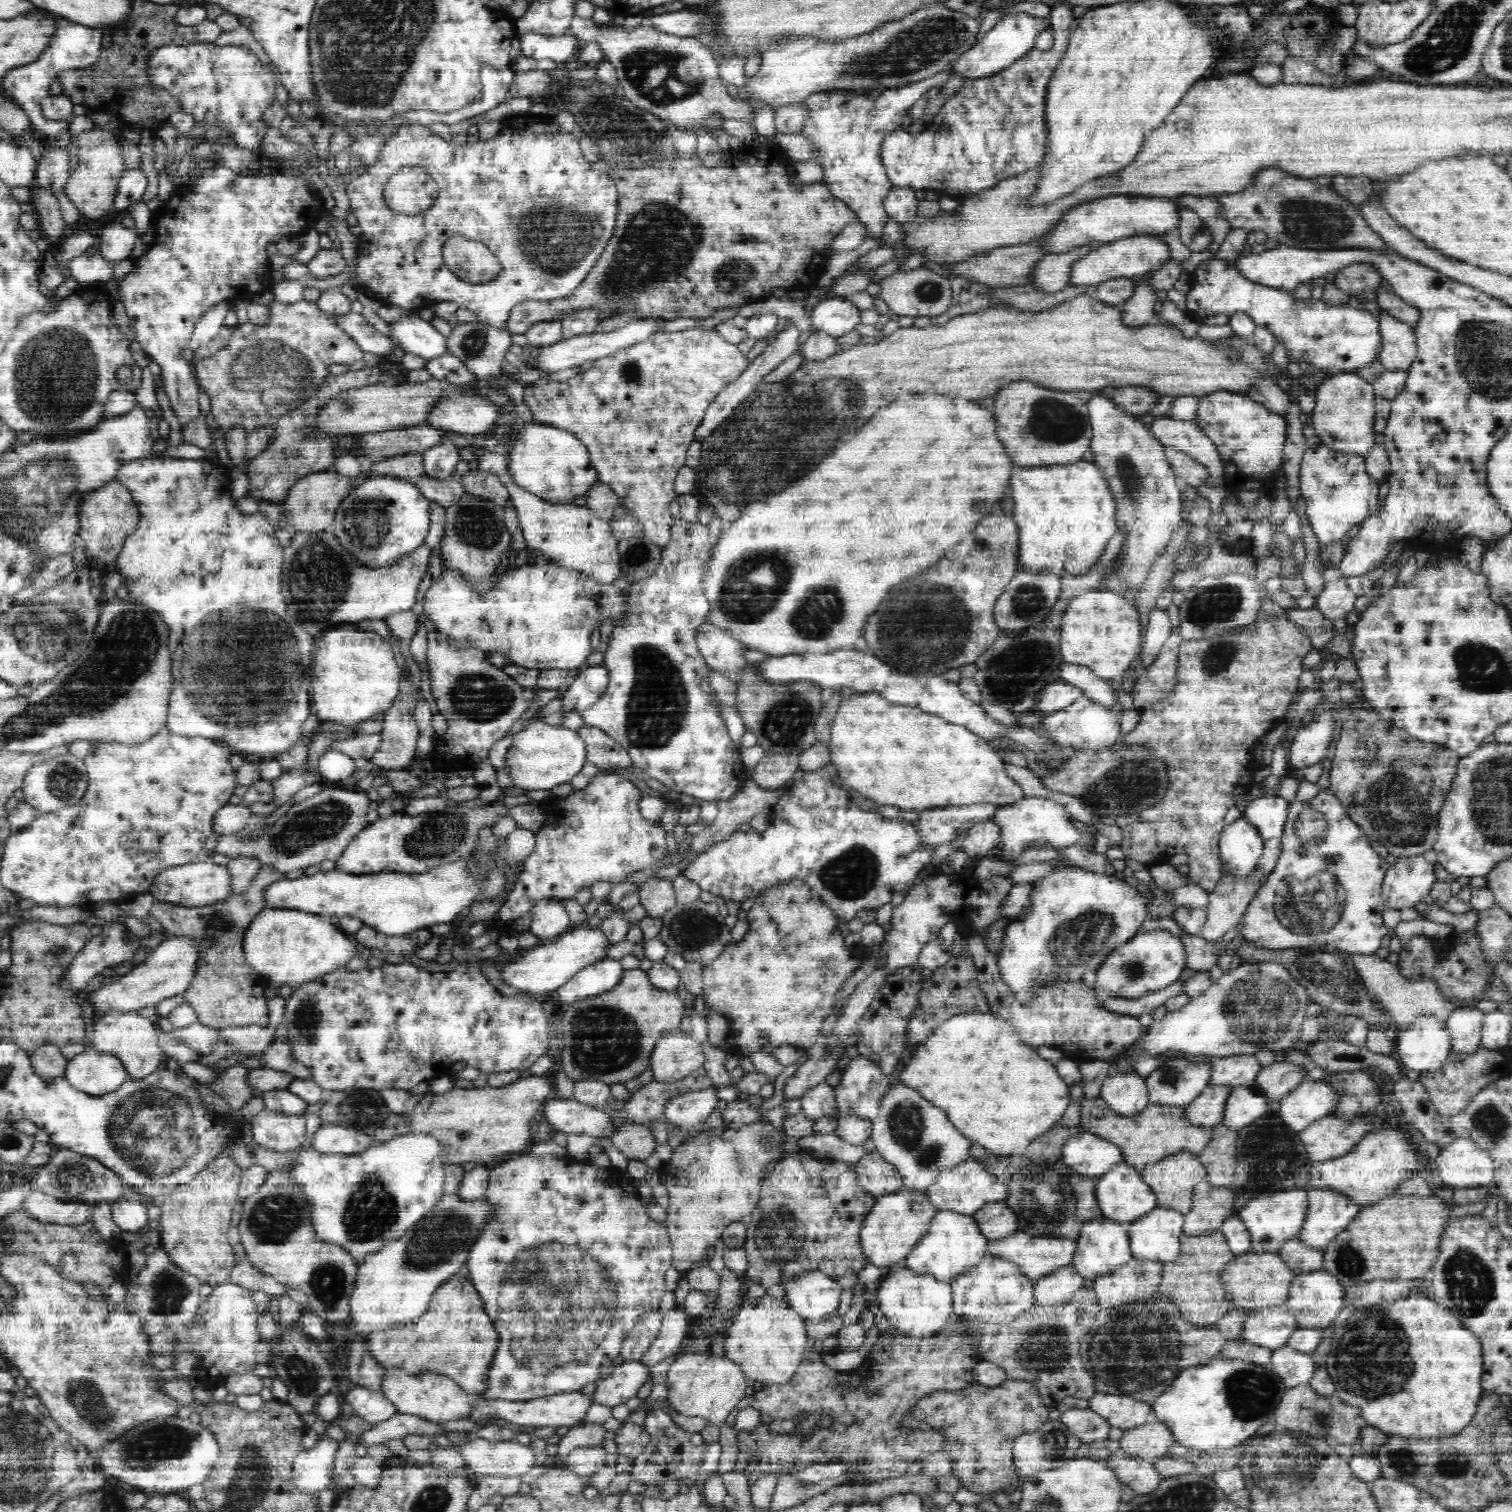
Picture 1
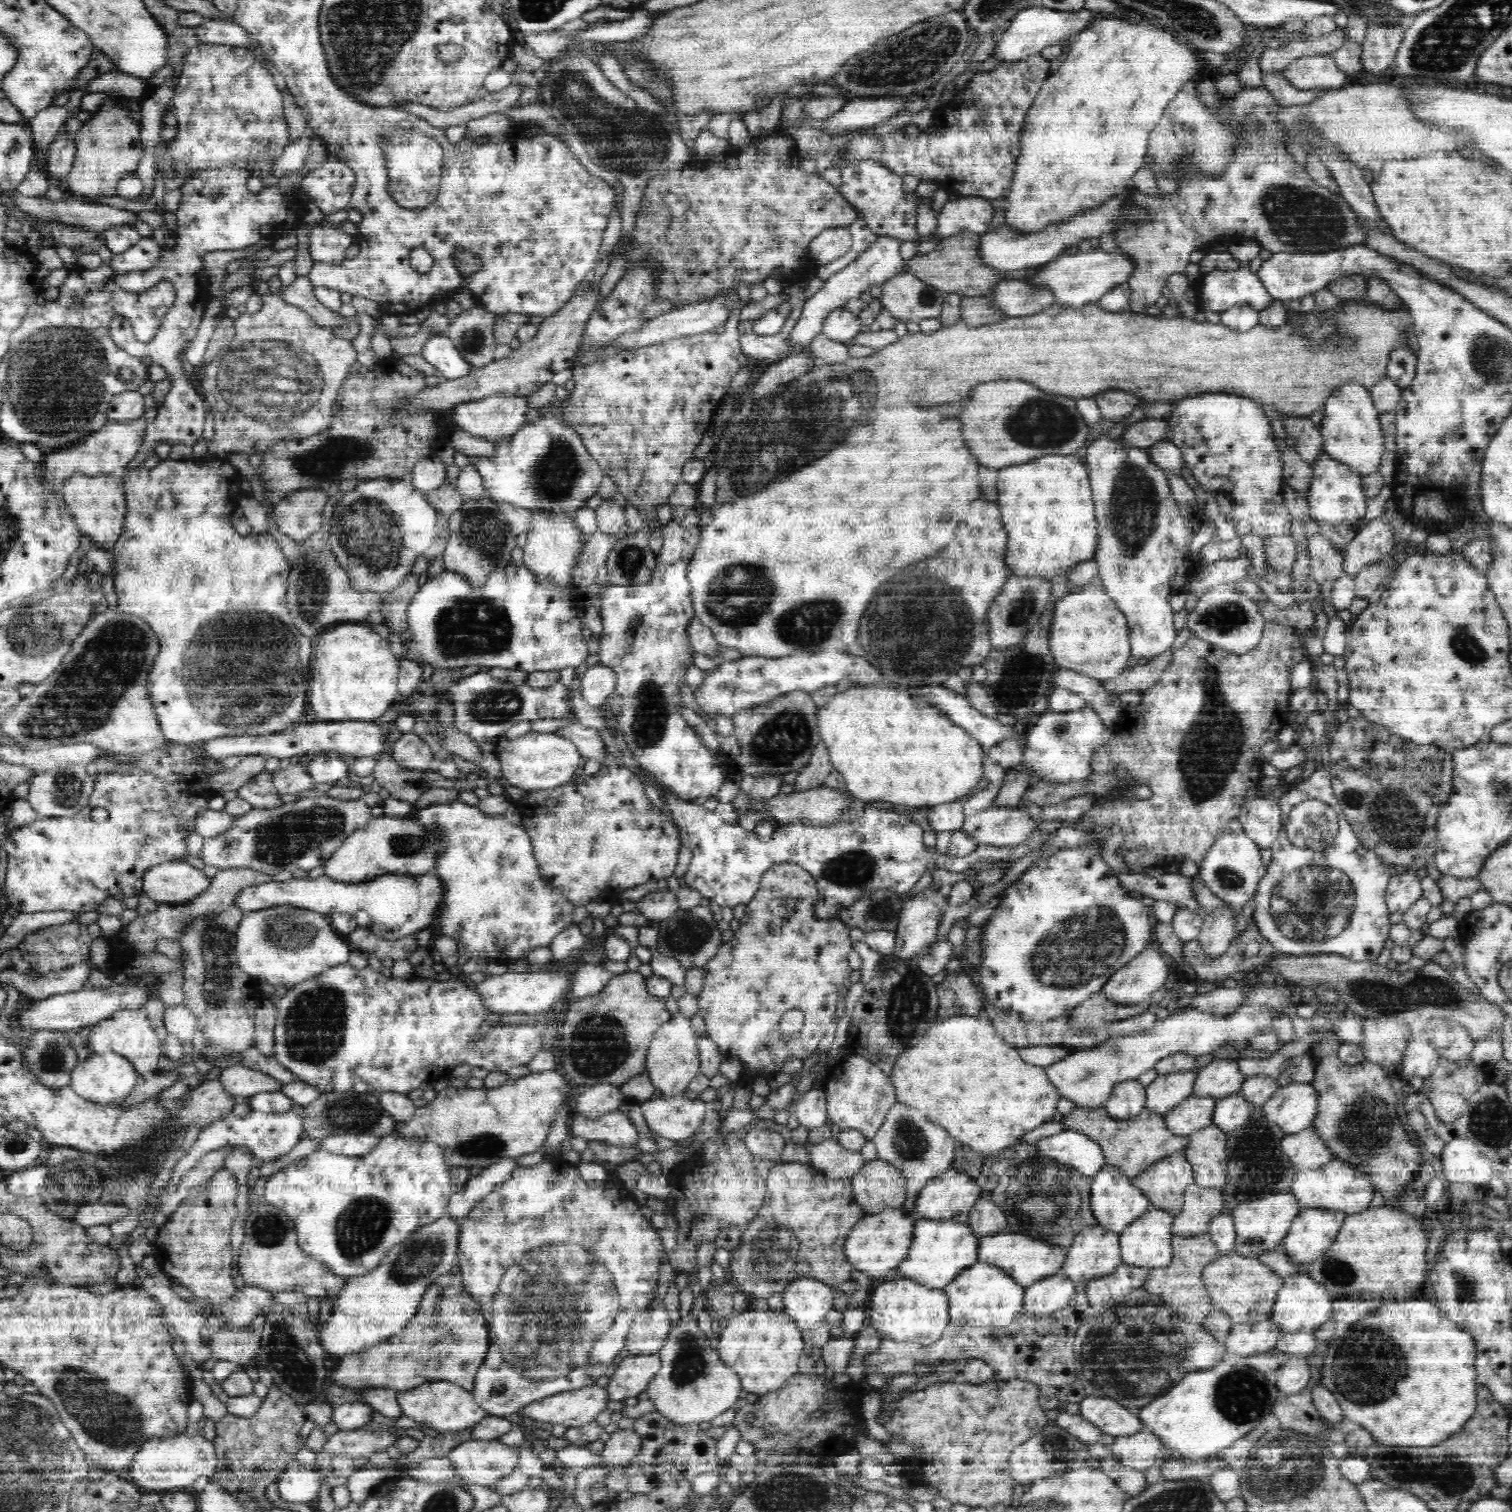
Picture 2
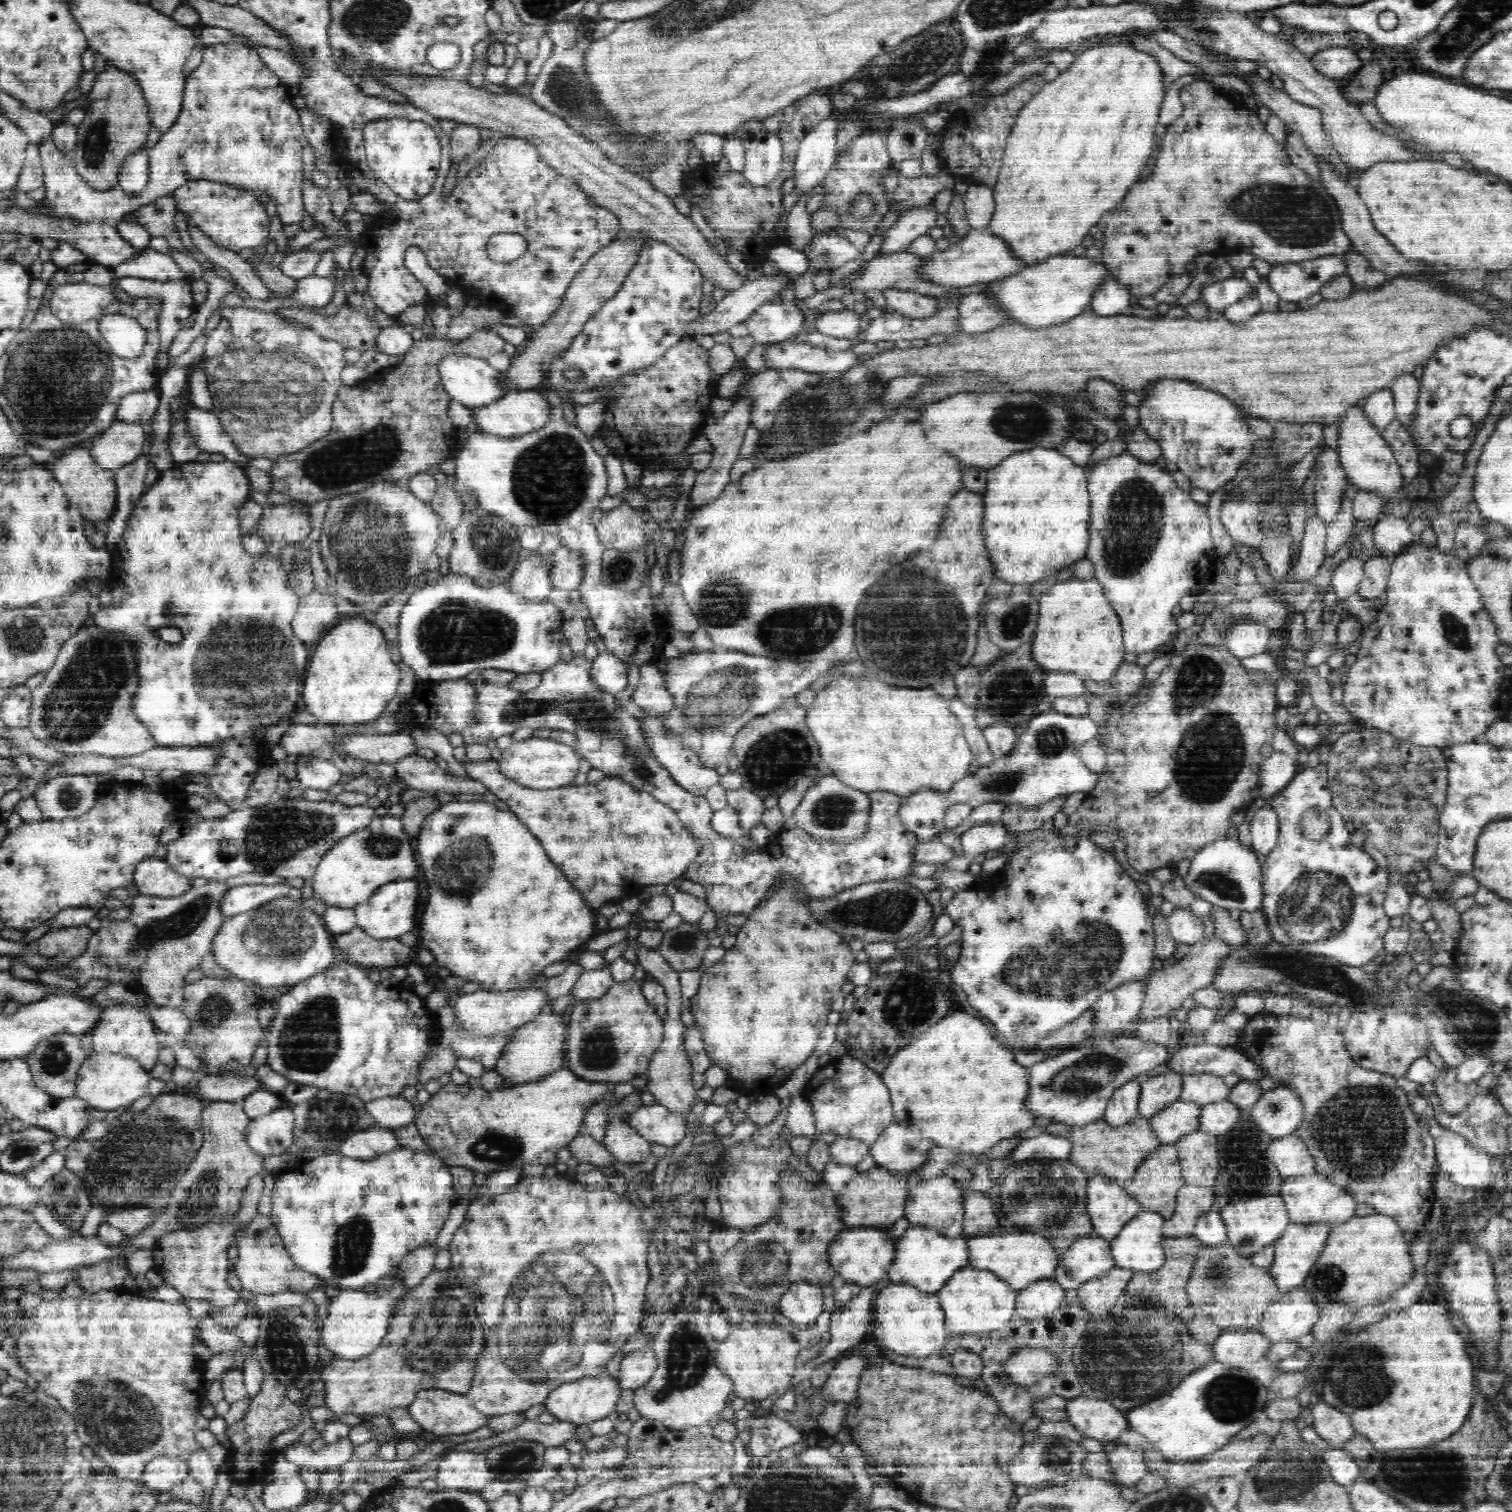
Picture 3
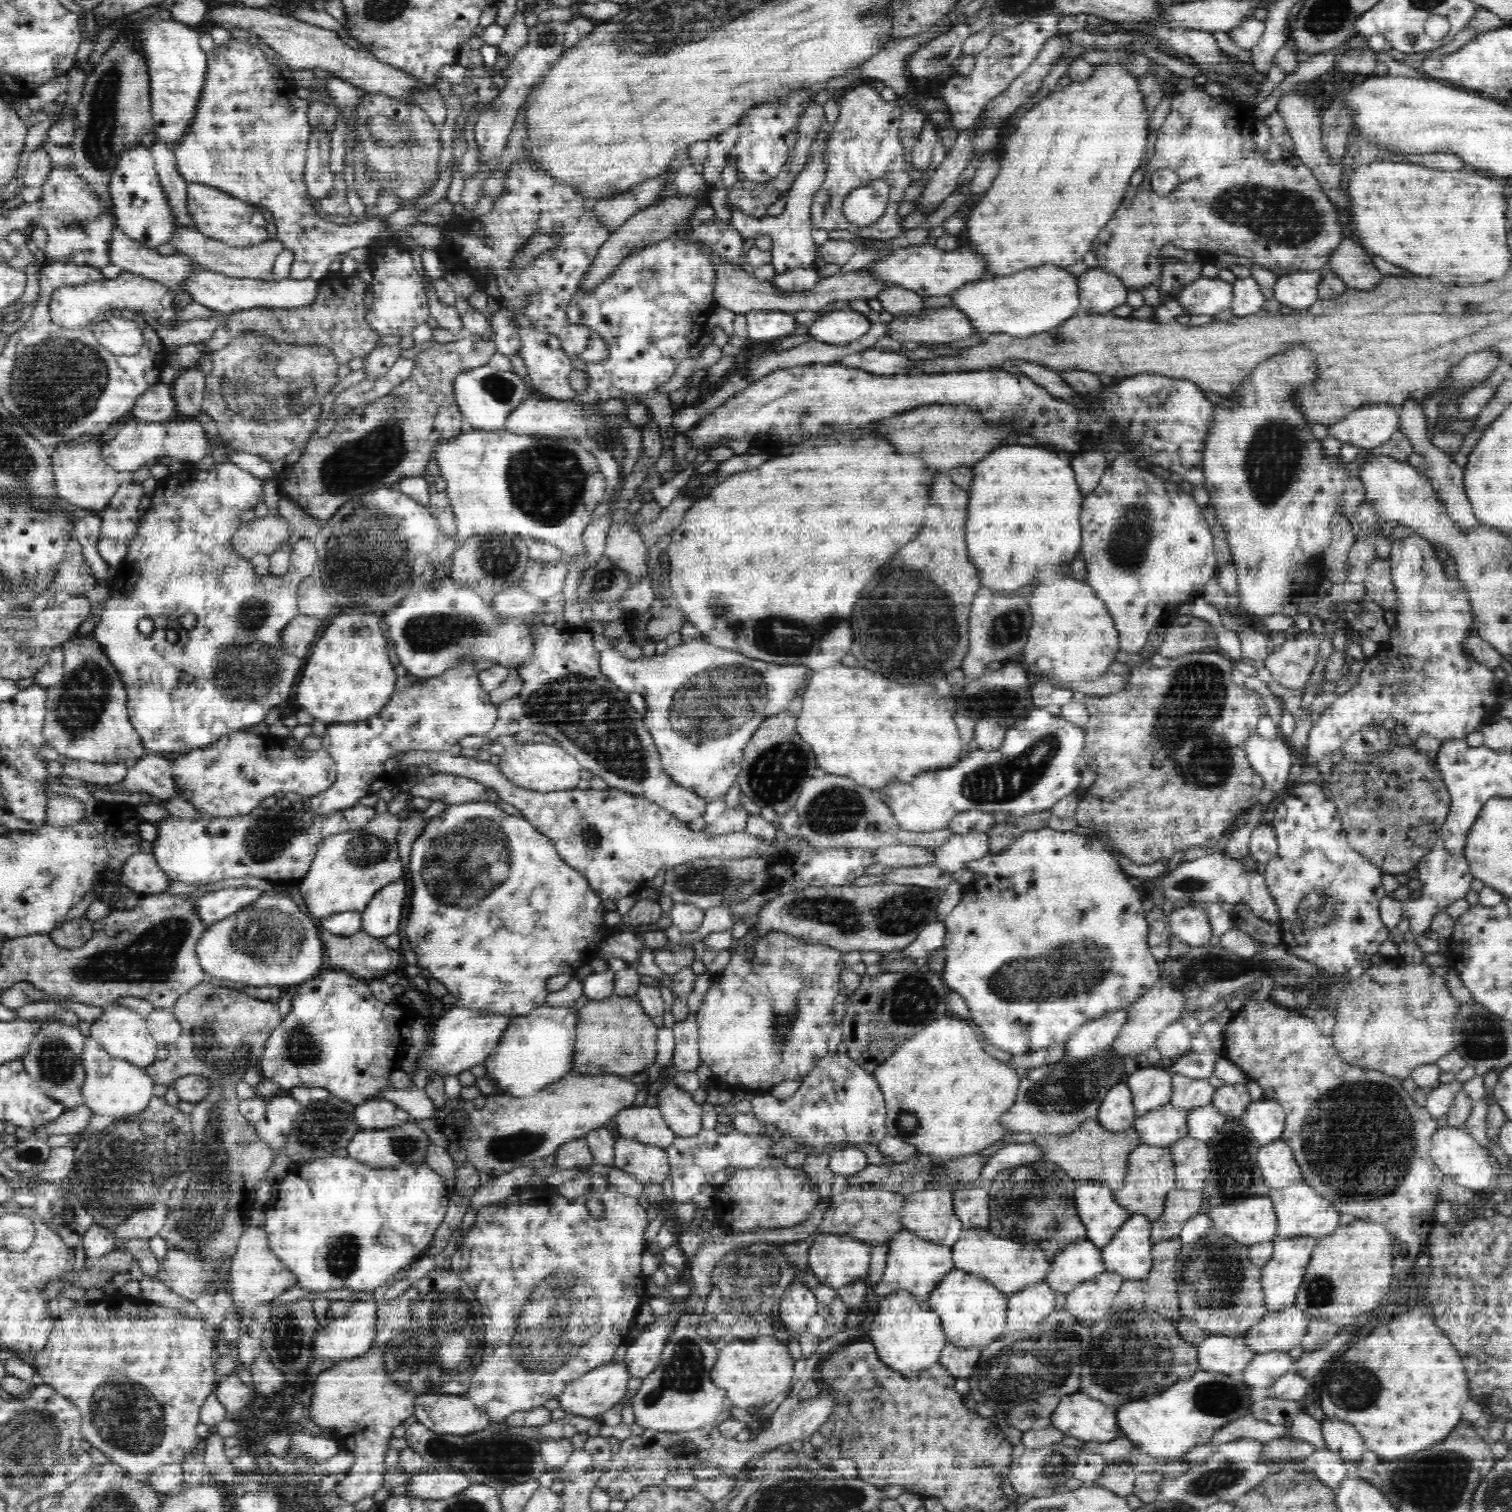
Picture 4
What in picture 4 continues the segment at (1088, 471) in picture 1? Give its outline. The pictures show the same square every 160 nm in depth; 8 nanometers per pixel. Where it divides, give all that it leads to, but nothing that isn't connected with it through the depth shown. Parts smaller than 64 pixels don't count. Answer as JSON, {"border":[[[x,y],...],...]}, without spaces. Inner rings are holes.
{"border":[[[1032,445],[1004,446],[995,452],[996,456],[988,456],[976,468],[980,492],[972,492],[967,549],[972,563],[979,569],[982,586],[994,592],[1014,594],[1018,588],[1028,587],[1044,564],[1058,564],[1062,556],[1064,562],[1079,558],[1076,552],[1080,552],[1083,542],[1080,515],[1085,497],[1079,491],[1070,458]]]}

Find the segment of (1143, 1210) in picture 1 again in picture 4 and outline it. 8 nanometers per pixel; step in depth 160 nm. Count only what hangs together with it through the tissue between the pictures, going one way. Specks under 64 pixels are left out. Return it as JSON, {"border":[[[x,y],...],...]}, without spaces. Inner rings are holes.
{"border":[[[1098,1180],[1077,1181],[1074,1199],[1079,1210],[1080,1221],[1087,1229],[1087,1239],[1100,1247],[1106,1246],[1116,1231],[1120,1229],[1131,1216],[1131,1210],[1115,1200],[1115,1193],[1107,1187],[1107,1183]]]}

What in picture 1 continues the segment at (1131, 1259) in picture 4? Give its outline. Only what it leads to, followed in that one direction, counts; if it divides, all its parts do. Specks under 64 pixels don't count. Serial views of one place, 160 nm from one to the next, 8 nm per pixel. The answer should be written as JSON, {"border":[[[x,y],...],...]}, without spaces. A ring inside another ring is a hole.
{"border":[[[1157,1206],[1148,1215],[1133,1221],[1128,1231],[1131,1255],[1142,1260],[1172,1262],[1180,1254],[1184,1214]]]}

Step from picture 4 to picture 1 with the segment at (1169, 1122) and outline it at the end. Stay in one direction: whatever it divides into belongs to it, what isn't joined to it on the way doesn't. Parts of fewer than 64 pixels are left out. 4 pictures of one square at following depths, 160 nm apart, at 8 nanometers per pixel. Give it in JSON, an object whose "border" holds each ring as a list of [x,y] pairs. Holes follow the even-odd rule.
{"border":[[[1210,1084],[1192,1103],[1184,1106],[1188,1121],[1196,1125],[1216,1126],[1222,1124],[1224,1110],[1235,1088],[1228,1085]]]}

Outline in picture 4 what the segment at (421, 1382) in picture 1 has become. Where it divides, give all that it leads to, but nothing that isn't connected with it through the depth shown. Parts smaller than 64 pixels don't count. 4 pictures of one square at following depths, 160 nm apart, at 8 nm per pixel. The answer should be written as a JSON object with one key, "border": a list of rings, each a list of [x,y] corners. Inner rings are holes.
{"border":[[[421,1393],[416,1397],[414,1410],[418,1422],[435,1433],[471,1434],[490,1426],[488,1416],[465,1394]]]}

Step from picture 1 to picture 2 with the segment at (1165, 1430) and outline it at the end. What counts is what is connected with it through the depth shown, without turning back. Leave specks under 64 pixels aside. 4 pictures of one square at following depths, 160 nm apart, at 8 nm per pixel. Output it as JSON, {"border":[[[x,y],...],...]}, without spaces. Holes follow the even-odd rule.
{"border":[[[1140,1430],[1130,1436],[1115,1437],[1111,1444],[1111,1454],[1124,1466],[1146,1471],[1150,1466],[1154,1466],[1162,1446],[1159,1436],[1150,1431]]]}

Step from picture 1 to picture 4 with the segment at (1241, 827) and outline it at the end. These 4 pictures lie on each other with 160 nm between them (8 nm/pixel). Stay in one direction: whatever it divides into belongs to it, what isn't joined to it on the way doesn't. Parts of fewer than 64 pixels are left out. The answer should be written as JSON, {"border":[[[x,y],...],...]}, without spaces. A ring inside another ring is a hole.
{"border":[[[1223,851],[1198,857],[1196,860],[1186,861],[1183,863],[1180,862],[1174,870],[1165,872],[1158,879],[1153,881],[1155,883],[1154,887],[1151,888],[1151,891],[1148,889],[1147,892],[1150,892],[1151,894],[1151,892],[1154,891],[1158,892],[1158,894],[1162,894],[1165,898],[1165,902],[1172,902],[1175,906],[1181,904],[1200,905],[1202,902],[1229,902],[1234,905],[1246,903],[1258,918],[1280,926],[1280,922],[1278,922],[1277,906],[1266,885],[1264,876],[1261,876],[1257,870],[1254,870],[1254,872],[1245,870],[1240,860],[1232,860],[1231,858],[1224,856]]]}

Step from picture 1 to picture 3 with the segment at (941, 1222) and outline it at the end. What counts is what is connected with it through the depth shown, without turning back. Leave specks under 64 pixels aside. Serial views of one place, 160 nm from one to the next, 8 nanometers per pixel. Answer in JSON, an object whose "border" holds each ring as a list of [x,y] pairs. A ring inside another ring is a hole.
{"border":[[[912,1225],[900,1237],[895,1260],[888,1268],[886,1277],[892,1284],[911,1284],[920,1292],[936,1294],[955,1274],[956,1270],[970,1264],[968,1239],[963,1234],[947,1236],[931,1226]]]}

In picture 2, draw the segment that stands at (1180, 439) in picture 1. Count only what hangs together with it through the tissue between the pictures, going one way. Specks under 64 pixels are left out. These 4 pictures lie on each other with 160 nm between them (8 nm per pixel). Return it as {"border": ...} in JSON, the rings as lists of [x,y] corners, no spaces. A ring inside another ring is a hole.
{"border":[[[1143,418],[1139,422],[1132,423],[1126,432],[1120,437],[1128,447],[1139,446],[1142,449],[1150,448],[1157,442],[1167,440],[1167,421],[1161,418]]]}

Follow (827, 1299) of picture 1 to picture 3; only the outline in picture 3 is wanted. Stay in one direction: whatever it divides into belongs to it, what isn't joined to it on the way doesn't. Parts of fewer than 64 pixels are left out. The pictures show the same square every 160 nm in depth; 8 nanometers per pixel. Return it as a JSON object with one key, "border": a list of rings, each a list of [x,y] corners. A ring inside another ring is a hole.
{"border":[[[798,1281],[785,1292],[777,1303],[779,1312],[792,1323],[812,1324],[824,1312],[824,1296],[820,1286],[808,1281]]]}

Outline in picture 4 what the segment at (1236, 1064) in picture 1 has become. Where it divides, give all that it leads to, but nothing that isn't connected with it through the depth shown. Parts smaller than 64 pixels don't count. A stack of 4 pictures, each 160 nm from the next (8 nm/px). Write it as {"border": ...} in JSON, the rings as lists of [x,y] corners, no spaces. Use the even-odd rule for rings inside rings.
{"border":[[[1173,1074],[1172,1082],[1174,1082],[1173,1094],[1169,1104],[1188,1111],[1210,1105],[1217,1090],[1214,1086],[1210,1086],[1206,1078],[1191,1079],[1180,1074]]]}

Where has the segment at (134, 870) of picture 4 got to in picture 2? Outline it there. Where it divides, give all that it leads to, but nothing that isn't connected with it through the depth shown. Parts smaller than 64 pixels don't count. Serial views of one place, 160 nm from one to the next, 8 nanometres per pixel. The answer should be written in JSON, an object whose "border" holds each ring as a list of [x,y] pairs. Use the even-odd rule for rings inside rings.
{"border":[[[180,861],[150,868],[144,876],[143,892],[157,903],[186,903],[204,894],[211,884],[212,879],[206,877],[192,861]]]}

